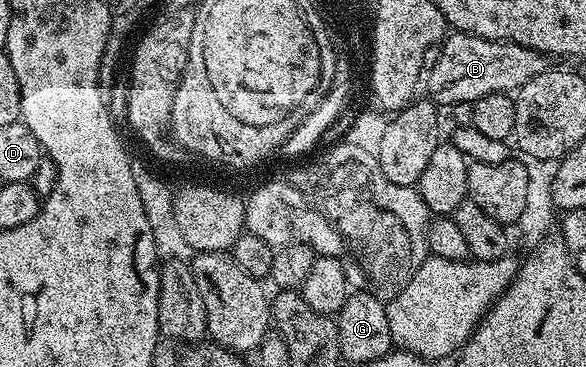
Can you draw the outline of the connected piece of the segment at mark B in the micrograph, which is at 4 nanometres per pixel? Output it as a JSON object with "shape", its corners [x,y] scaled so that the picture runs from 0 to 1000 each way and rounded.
{"shape":[[[785,84],[766,90],[753,123],[754,150],[744,177],[732,188],[727,234],[730,223],[732,259],[746,286],[758,294],[768,294],[778,281],[809,281],[829,259],[879,253],[942,174],[933,150],[894,123],[829,109],[828,101]]]}

